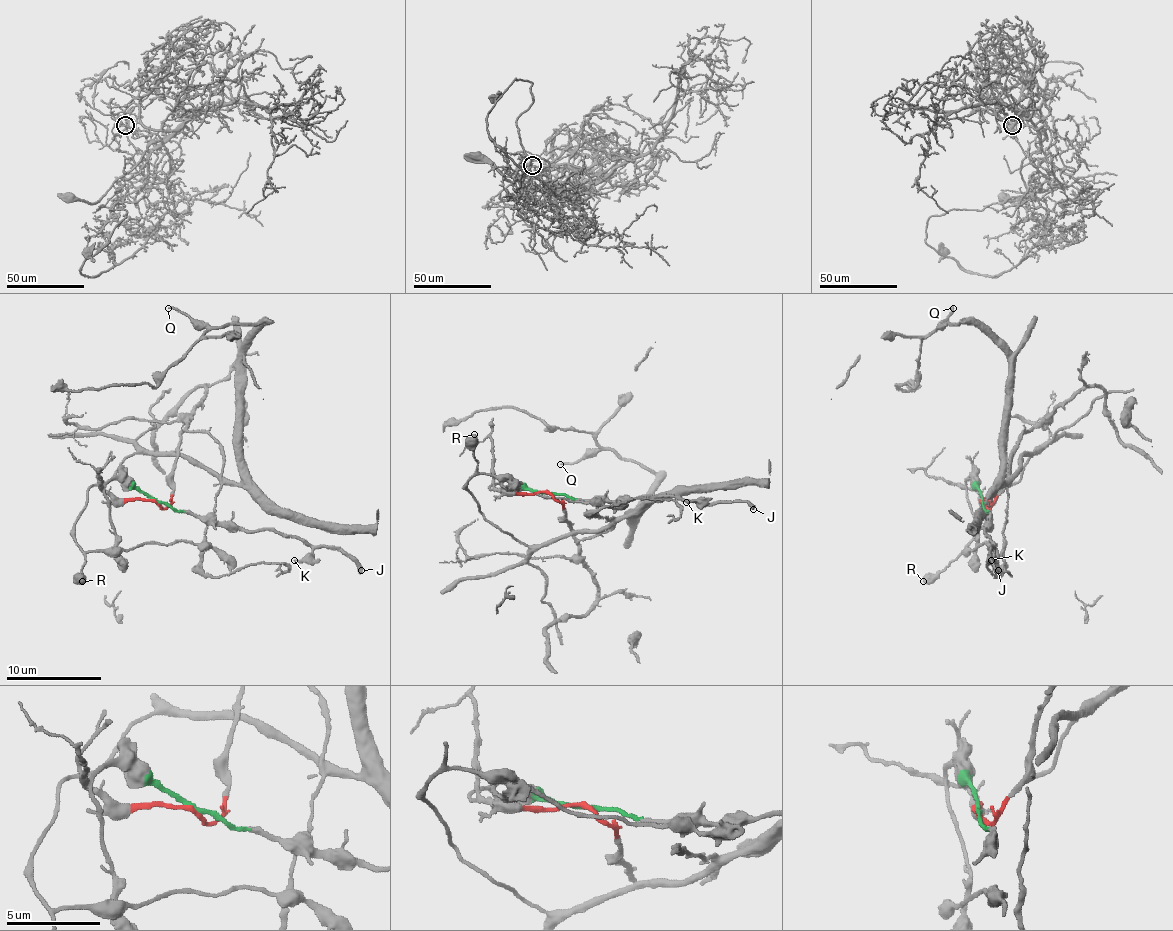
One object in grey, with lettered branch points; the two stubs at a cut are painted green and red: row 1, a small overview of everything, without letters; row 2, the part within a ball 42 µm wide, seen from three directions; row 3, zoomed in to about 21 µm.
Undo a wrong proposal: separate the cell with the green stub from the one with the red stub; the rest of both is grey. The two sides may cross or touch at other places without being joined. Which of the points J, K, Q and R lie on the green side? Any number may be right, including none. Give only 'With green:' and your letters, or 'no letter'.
With green: J, K

